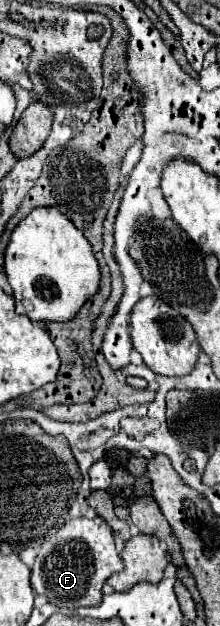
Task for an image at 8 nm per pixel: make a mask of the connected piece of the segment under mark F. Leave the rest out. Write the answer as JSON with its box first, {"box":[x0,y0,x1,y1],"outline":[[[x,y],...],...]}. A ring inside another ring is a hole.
{"box":[32,518,124,608],"outline":[[[74,518],[66,522],[50,540],[46,540],[32,566],[32,590],[48,598],[54,606],[80,608],[96,606],[102,600],[104,582],[124,568],[116,552],[112,528],[100,518]]]}

